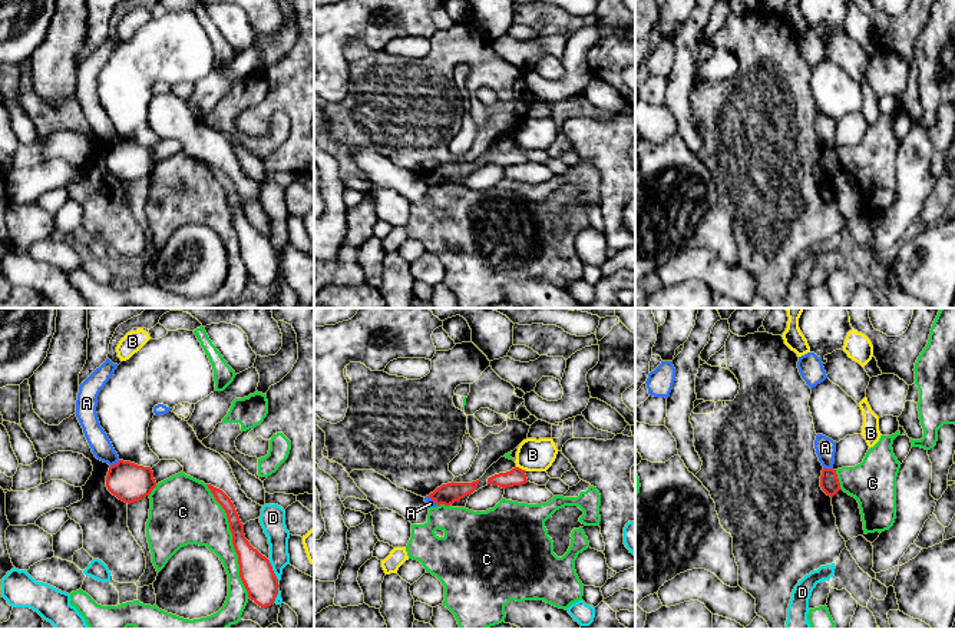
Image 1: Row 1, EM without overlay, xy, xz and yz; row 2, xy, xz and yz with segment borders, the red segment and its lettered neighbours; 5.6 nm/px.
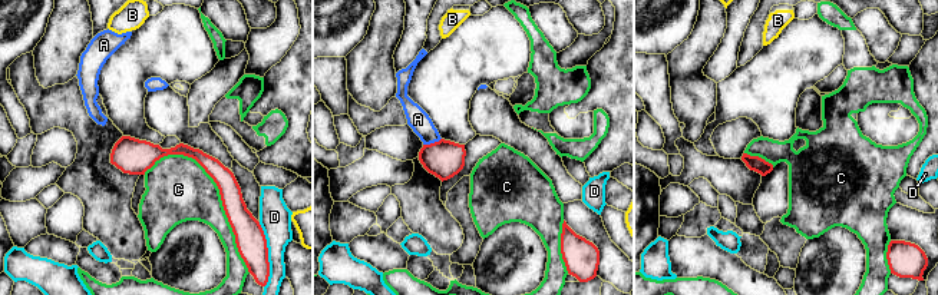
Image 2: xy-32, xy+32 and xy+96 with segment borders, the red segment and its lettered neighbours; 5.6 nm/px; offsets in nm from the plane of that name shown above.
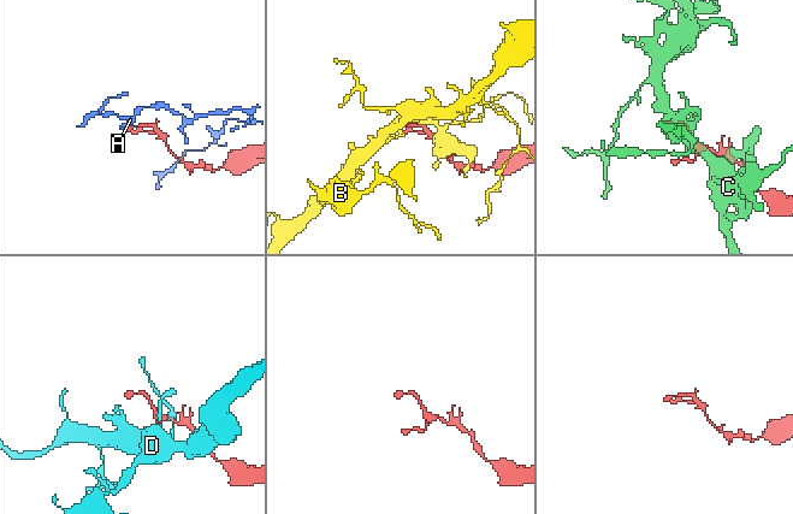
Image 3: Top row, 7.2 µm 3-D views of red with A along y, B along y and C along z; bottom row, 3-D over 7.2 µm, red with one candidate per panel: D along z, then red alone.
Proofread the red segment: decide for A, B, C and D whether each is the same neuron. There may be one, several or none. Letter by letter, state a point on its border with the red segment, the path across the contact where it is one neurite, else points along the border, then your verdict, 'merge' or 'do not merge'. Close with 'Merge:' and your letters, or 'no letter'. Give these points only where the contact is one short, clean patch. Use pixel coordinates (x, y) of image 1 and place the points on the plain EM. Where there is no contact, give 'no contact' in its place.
A: meets red in yz at (828, 148); border along yz (823, 145), (832, 148); do not merge
B: meets red in xz at (521, 148); do not merge
C: meets red in xy at (233, 221); do not merge
D: meets red in xy at (277, 260); do not merge
Merge: no letter

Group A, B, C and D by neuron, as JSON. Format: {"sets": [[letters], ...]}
{"sets": [["A"], ["B"], ["C"], ["D"]]}

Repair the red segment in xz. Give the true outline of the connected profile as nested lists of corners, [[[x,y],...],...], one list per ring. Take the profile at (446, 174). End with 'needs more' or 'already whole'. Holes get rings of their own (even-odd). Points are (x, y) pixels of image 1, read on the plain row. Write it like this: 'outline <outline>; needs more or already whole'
outline [[[479,159],[472,162],[447,162],[437,166],[433,172],[430,172],[427,176],[430,176],[437,185],[445,183],[450,185],[455,181],[459,181],[467,173],[472,173],[479,163]]]; already whole

